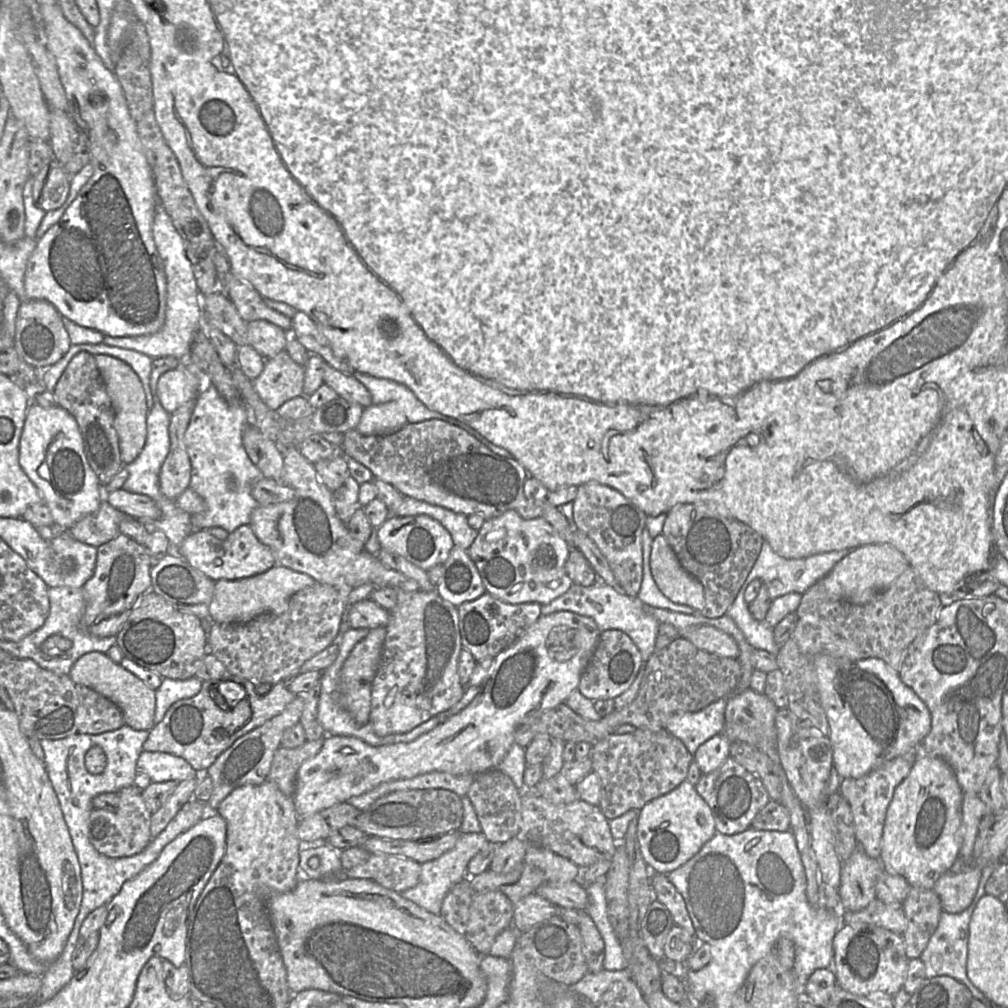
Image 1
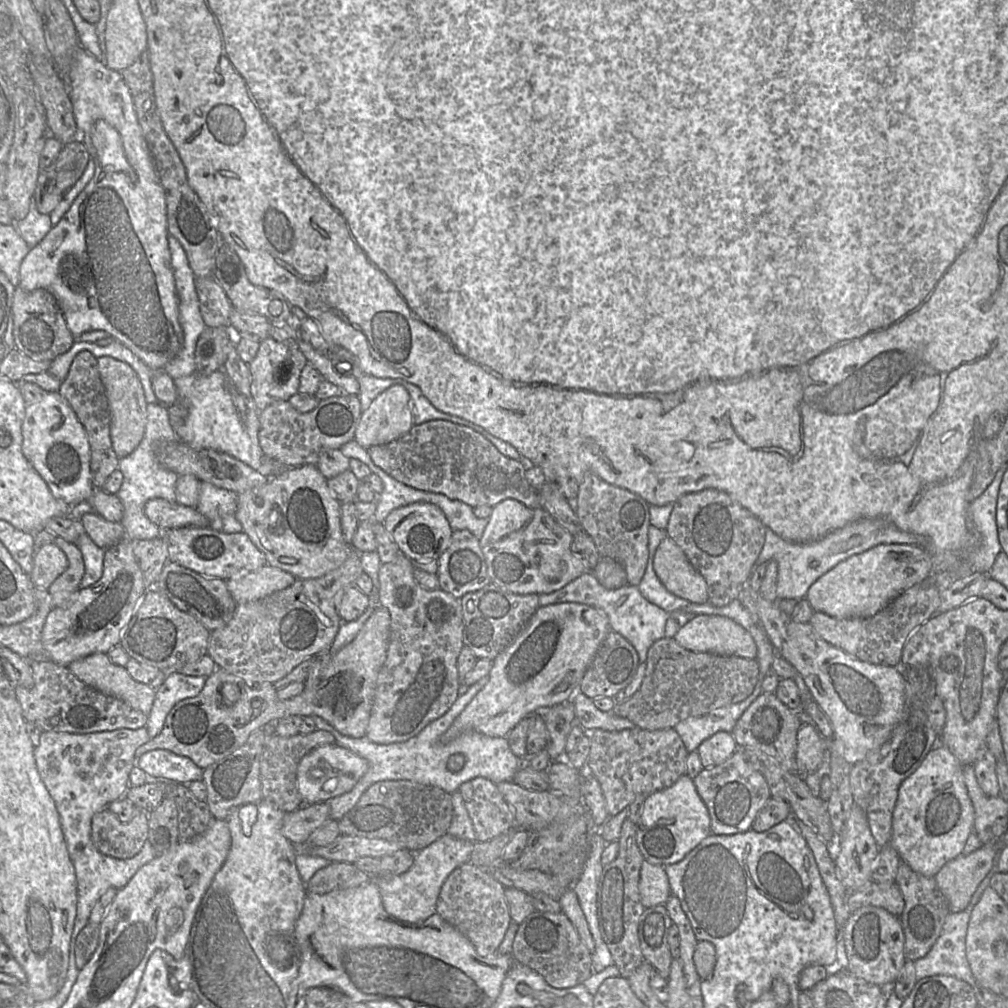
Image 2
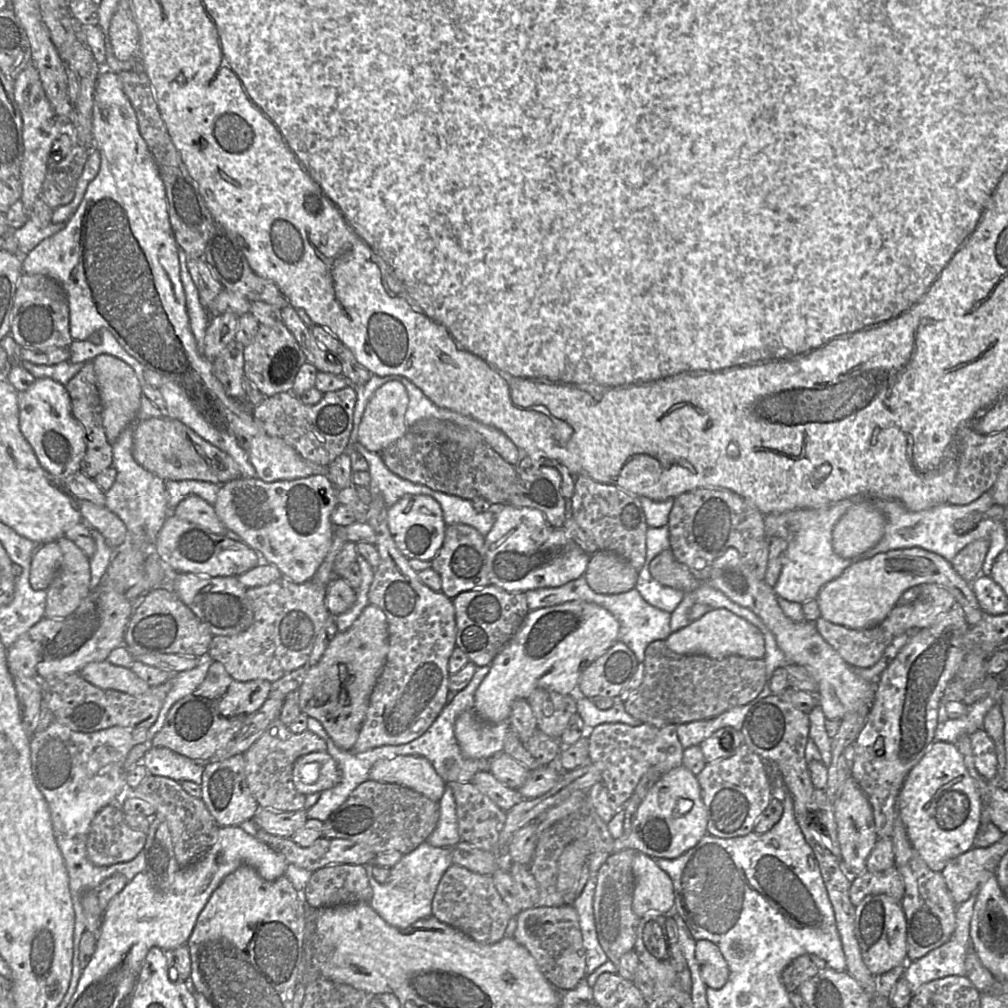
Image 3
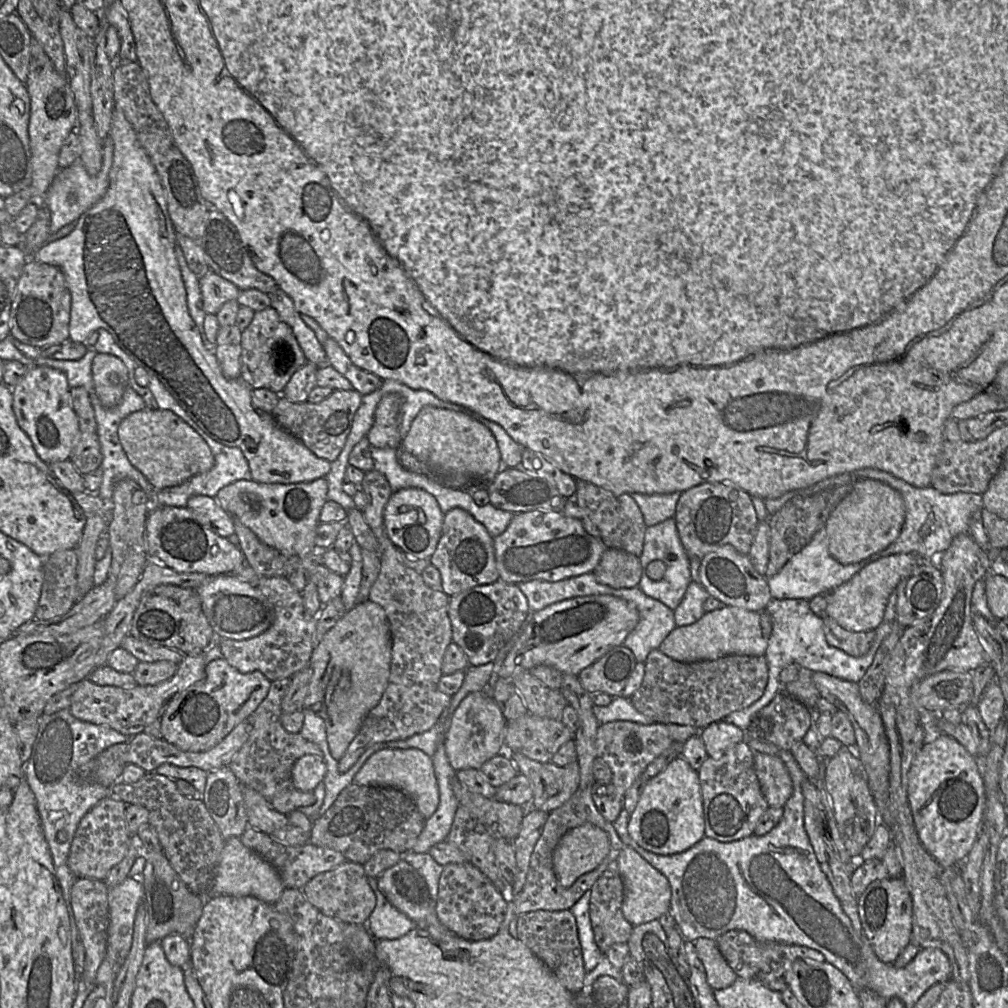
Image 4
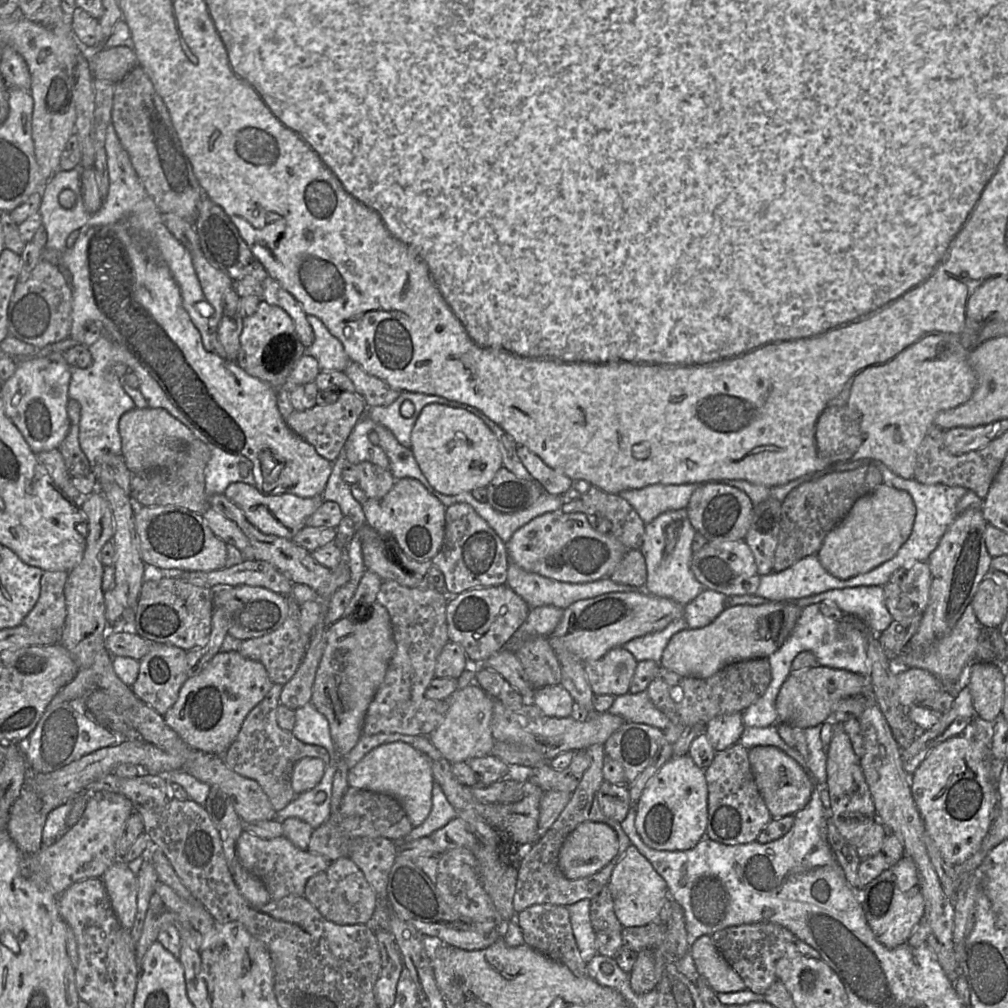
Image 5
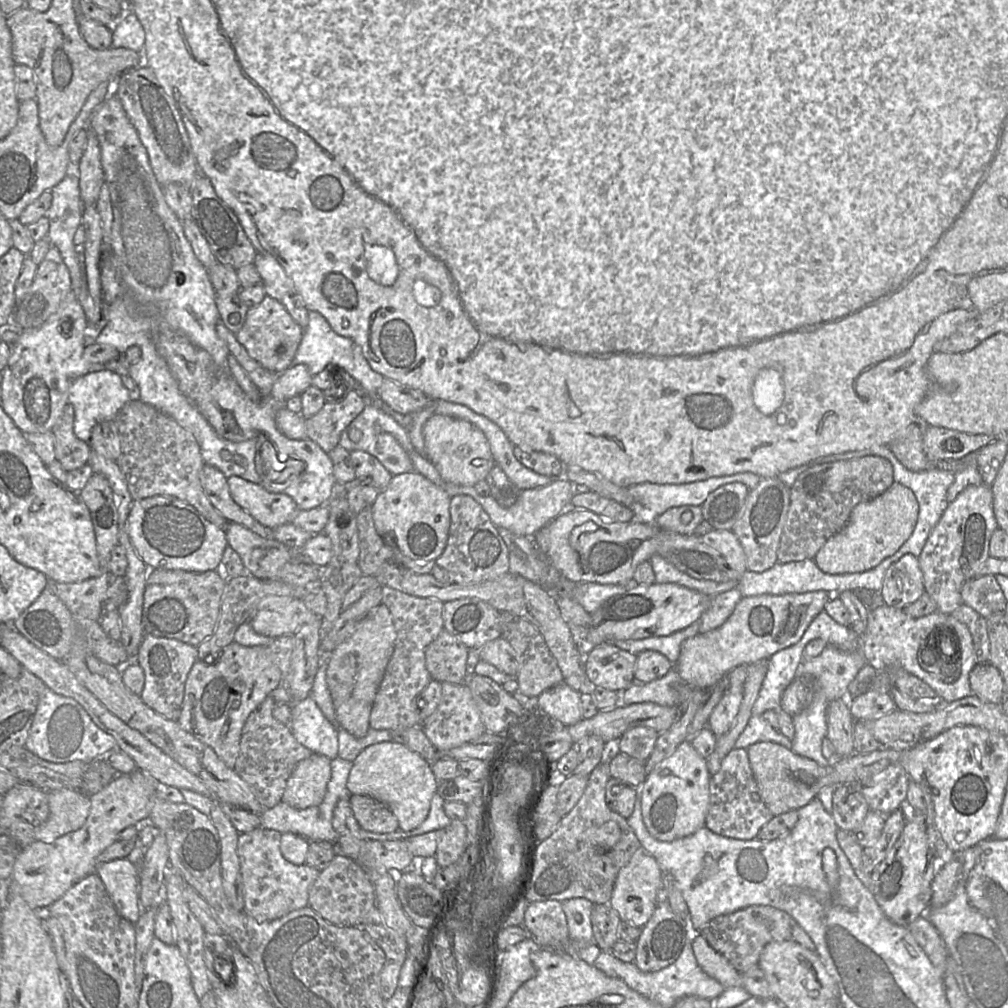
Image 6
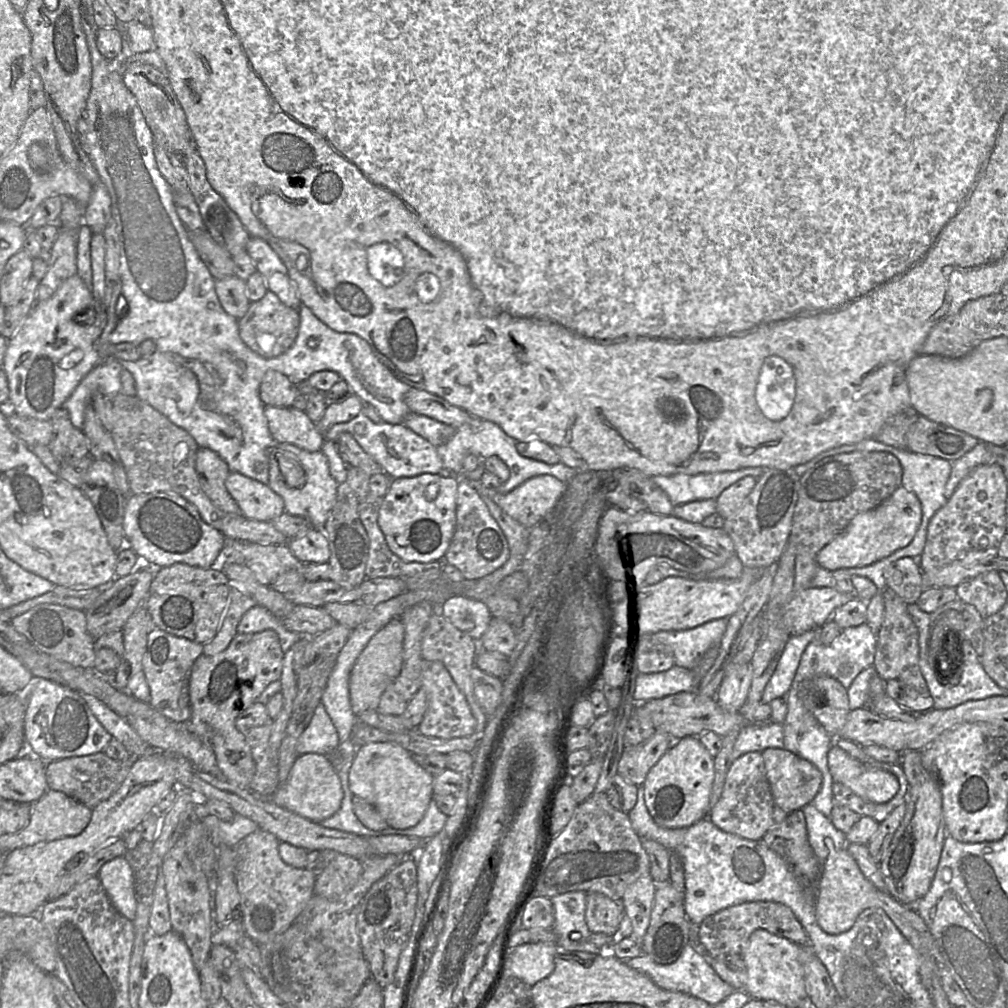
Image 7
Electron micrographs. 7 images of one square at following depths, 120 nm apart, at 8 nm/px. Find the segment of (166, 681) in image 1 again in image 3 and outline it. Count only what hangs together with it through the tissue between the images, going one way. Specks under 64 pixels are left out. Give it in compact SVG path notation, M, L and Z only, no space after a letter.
M208 655L201 658L202 661L195 668L171 675L172 687L156 721L148 728L148 740L151 740L161 730L170 708L181 698L193 693L205 679L208 668L213 661Z

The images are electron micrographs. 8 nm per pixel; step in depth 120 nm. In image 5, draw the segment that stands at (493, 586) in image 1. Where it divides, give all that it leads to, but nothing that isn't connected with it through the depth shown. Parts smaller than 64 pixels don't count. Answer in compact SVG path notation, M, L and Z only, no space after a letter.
M547 512L514 532L506 543L509 560L527 572L561 582L586 583L609 578L627 549L610 533L597 532L580 512Z

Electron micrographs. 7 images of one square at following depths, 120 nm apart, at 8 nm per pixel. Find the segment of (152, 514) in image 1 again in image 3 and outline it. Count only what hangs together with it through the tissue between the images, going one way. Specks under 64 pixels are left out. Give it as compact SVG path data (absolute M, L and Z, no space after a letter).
M196 495L184 498L170 513L215 534L225 534L227 530L215 513L213 505Z

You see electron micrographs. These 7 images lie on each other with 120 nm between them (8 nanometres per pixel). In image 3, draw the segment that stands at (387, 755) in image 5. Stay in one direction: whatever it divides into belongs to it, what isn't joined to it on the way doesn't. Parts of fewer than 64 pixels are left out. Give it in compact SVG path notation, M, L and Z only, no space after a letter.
M422 756L378 760L369 772L369 780L408 787L434 802L440 801L446 788L432 764Z

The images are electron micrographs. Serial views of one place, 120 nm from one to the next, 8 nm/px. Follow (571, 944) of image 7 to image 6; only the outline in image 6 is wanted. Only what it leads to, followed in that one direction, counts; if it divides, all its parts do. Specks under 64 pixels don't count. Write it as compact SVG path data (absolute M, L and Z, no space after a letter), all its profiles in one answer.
M572 898L562 902L569 935L573 943L589 945L593 942L591 914L594 903L585 898Z

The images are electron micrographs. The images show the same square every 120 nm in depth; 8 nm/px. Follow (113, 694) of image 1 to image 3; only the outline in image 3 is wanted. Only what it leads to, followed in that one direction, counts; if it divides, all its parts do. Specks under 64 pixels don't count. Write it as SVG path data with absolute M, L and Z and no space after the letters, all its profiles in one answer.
M107 659L86 664L79 674L101 689L117 690L133 696L144 694L150 689L130 668L113 665Z

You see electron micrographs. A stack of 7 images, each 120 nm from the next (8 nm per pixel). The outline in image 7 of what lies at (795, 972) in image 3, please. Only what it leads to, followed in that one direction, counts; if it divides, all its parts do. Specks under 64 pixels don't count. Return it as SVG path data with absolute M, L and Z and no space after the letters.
M775 901L744 902L706 917L699 925L699 940L704 951L710 956L741 955L751 934L757 929L766 930L799 945L808 943L807 933L791 908Z

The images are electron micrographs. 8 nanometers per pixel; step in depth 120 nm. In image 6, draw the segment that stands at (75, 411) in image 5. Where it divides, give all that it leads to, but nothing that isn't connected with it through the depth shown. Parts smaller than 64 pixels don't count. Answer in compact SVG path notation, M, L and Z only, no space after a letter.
M68 402L52 429L55 436L56 460L66 472L84 466L90 456L90 444L74 434L74 418L74 407Z

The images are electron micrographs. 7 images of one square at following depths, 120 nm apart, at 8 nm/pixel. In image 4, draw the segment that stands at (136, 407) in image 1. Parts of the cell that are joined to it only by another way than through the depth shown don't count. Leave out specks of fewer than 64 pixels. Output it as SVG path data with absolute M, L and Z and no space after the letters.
M97 353L92 360L94 391L105 408L117 406L129 386L126 365L116 356Z

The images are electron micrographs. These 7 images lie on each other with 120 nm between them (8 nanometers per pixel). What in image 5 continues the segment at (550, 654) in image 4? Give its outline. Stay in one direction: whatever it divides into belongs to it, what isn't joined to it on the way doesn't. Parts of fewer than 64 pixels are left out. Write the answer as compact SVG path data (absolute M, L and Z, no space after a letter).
M639 588L639 589L641 589L641 592L612 592L612 593L603 594L603 595L600 595L600 596L597 596L594 598L580 600L580 601L577 601L577 602L571 604L566 609L564 609L564 613L563 613L563 616L562 616L560 622L556 626L553 633L548 637L549 644L550 644L550 639L552 637L561 639L561 641L564 644L564 647L566 649L568 649L570 652L577 655L584 663L588 663L588 662L596 661L596 660L602 658L611 649L616 648L616 647L622 647L625 643L629 642L630 640L632 640L634 638L641 637L641 636L644 636L649 633L661 631L664 628L666 628L672 621L683 617L683 614L684 614L684 606L683 605L681 605L671 599L668 599L668 598L662 598L662 597L651 595L651 594L647 593L644 590L644 588Z

